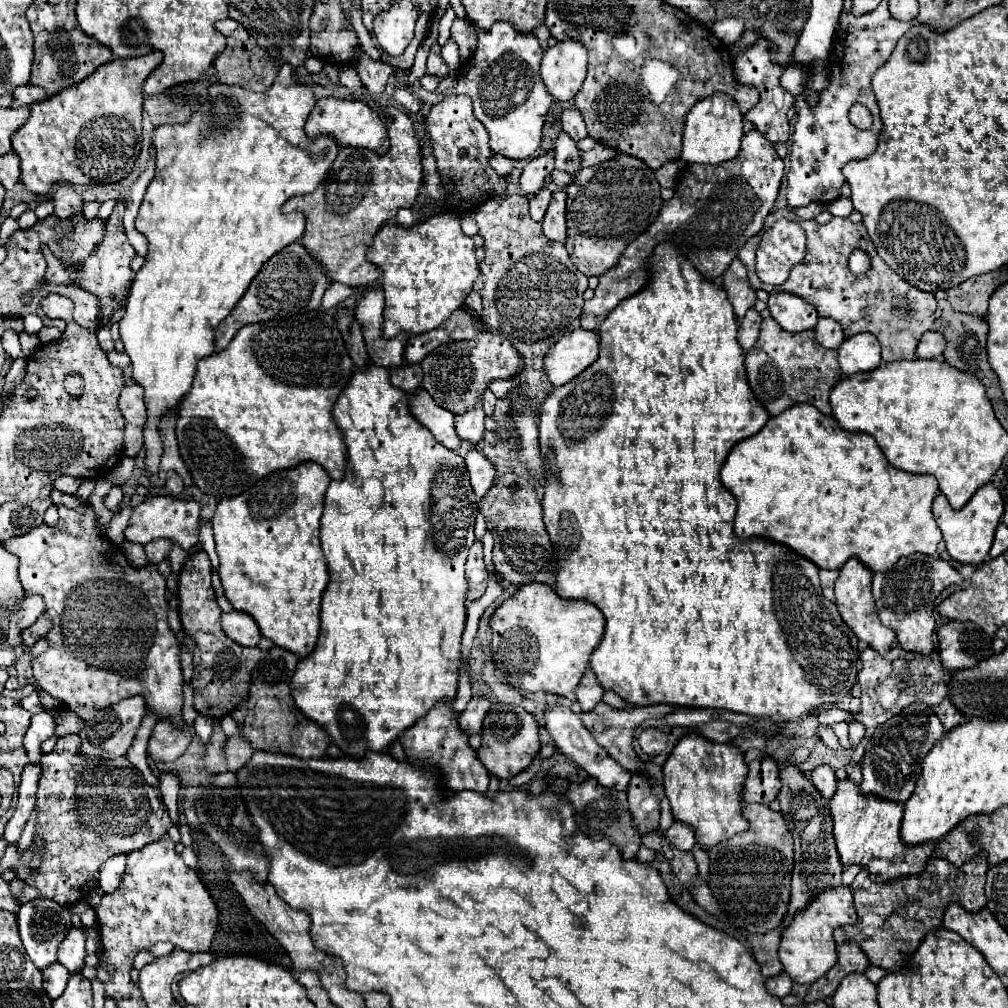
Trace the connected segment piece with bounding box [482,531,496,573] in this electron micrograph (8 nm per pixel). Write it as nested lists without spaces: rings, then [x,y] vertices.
[[[488,531],[488,533],[484,535],[482,543],[484,543],[484,561],[486,561],[486,569],[496,573],[496,569],[494,569],[494,565],[492,565],[492,547],[494,547],[494,535],[490,535],[490,531]]]

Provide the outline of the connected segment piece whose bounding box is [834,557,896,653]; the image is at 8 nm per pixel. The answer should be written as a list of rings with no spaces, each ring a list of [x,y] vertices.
[[[850,557],[846,561],[846,565],[842,565],[840,577],[836,579],[836,585],[834,585],[836,605],[838,605],[838,611],[844,619],[844,623],[856,633],[858,639],[866,641],[872,649],[876,649],[880,653],[886,653],[892,647],[892,641],[896,639],[896,635],[894,635],[894,631],[890,631],[890,627],[884,627],[880,623],[880,619],[876,615],[876,605],[874,605],[870,585],[872,585],[872,571],[866,569],[866,565],[860,559]]]

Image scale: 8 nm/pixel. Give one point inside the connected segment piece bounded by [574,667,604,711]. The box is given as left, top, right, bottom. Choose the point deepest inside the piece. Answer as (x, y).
(589, 692)

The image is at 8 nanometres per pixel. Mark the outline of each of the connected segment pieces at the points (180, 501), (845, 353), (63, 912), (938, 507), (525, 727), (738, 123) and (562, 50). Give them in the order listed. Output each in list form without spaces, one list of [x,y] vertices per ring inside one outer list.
[[[150,495],[140,505],[134,507],[134,513],[130,517],[130,525],[126,527],[124,535],[128,541],[146,545],[152,539],[170,539],[180,543],[182,549],[190,549],[198,543],[198,519],[200,519],[200,503],[194,499],[174,497],[174,495]]]
[[[858,333],[848,337],[838,347],[838,363],[844,375],[860,371],[874,371],[880,365],[880,343],[870,333]]]
[[[38,897],[34,901],[22,903],[20,911],[18,911],[18,931],[20,931],[20,939],[24,943],[24,949],[28,953],[28,957],[32,959],[32,963],[38,969],[46,969],[48,965],[52,965],[56,961],[56,951],[58,945],[62,943],[62,939],[66,937],[66,931],[70,931],[72,921],[70,921],[70,909],[56,903],[54,899],[44,899]]]
[[[988,483],[988,485],[980,487],[972,495],[972,499],[958,511],[950,507],[946,495],[938,493],[936,499],[934,499],[934,505],[932,505],[932,513],[934,513],[934,519],[940,527],[940,531],[942,531],[946,551],[950,553],[950,557],[960,561],[960,563],[980,565],[988,559],[988,551],[992,547],[996,527],[998,527],[998,523],[1002,519],[1002,513],[1004,513],[1004,501],[1002,501],[1000,491],[992,483]]]
[[[514,709],[514,711],[490,711],[488,717],[484,719],[484,737],[482,737],[482,745],[478,749],[478,759],[484,763],[484,767],[500,777],[500,779],[510,779],[514,775],[518,775],[520,771],[524,771],[534,757],[540,751],[540,733],[538,733],[538,723],[534,721],[534,717],[530,717],[530,713],[526,713],[524,709]]]
[[[714,93],[710,97],[702,97],[686,115],[686,127],[682,138],[682,160],[687,163],[718,165],[722,161],[730,161],[740,151],[742,131],[742,113],[734,99],[726,93]]]
[[[576,39],[558,41],[550,47],[540,65],[540,75],[556,101],[572,99],[586,79],[588,51]]]

